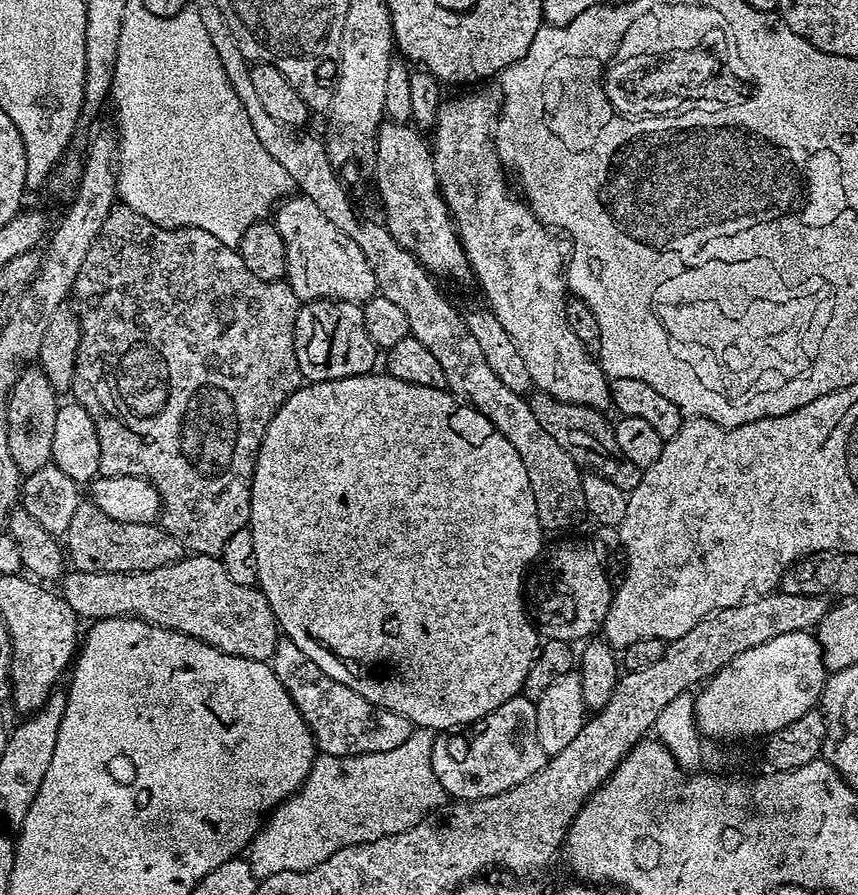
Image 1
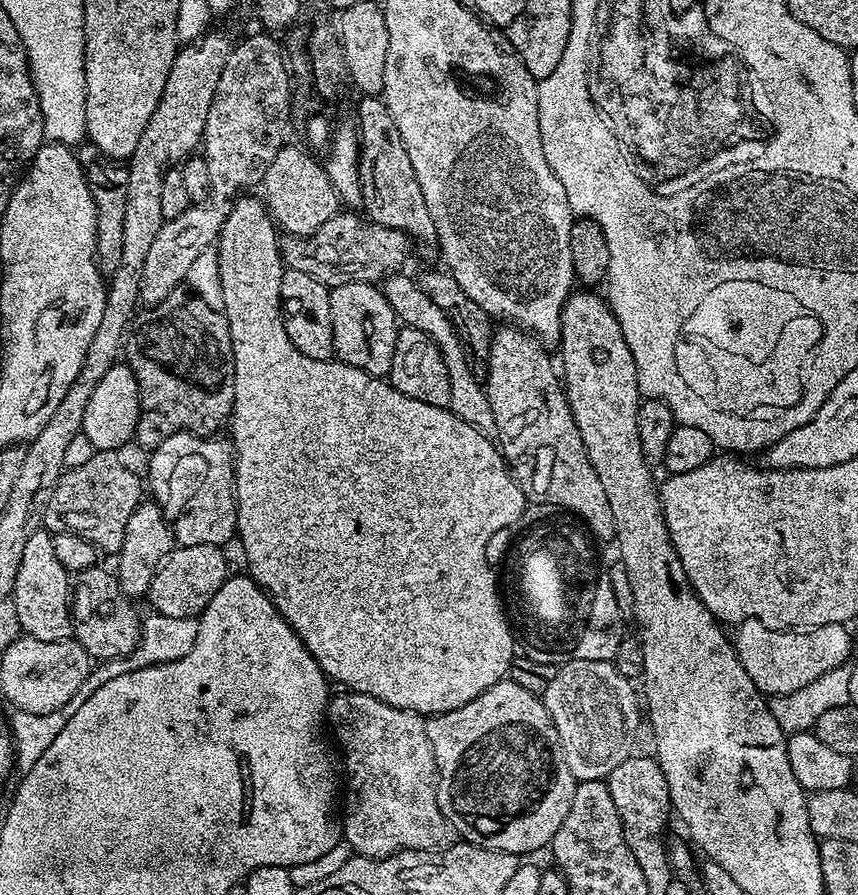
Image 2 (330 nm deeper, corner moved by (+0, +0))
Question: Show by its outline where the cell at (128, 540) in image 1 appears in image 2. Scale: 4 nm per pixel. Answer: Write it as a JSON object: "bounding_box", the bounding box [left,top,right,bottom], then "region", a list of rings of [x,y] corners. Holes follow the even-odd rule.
{"bounding_box":[43,452,142,554],"region":[[[97,452],[94,458],[90,458],[90,462],[86,462],[86,466],[78,466],[77,468],[65,471],[61,476],[56,489],[52,491],[52,497],[48,500],[48,507],[44,509],[44,522],[43,527],[49,533],[55,534],[58,532],[72,532],[78,538],[84,538],[86,542],[90,542],[101,553],[112,552],[111,554],[119,553],[122,542],[126,538],[126,524],[130,522],[130,516],[134,514],[137,506],[142,503],[142,496],[140,496],[140,484],[142,488],[142,480],[135,476],[122,461],[119,460],[119,455],[116,452]]]}

